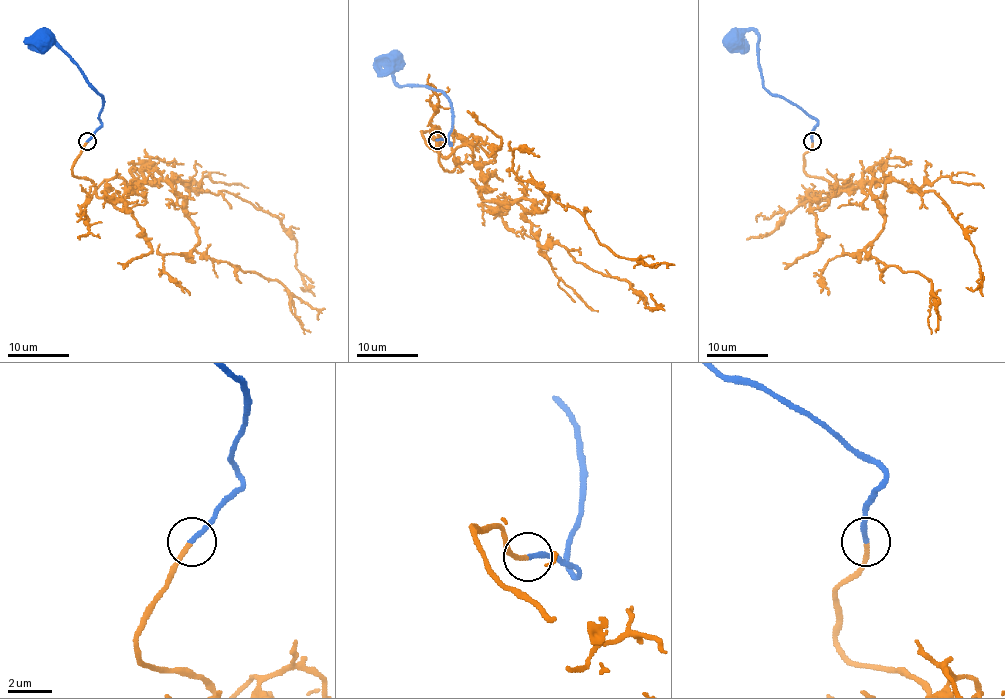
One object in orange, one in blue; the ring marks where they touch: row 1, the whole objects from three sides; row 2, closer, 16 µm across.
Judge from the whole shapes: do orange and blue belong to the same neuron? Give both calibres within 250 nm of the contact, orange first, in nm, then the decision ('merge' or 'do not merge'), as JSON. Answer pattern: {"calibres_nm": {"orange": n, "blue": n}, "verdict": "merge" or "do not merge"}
{"calibres_nm": {"orange": 220, "blue": 240}, "verdict": "merge"}

